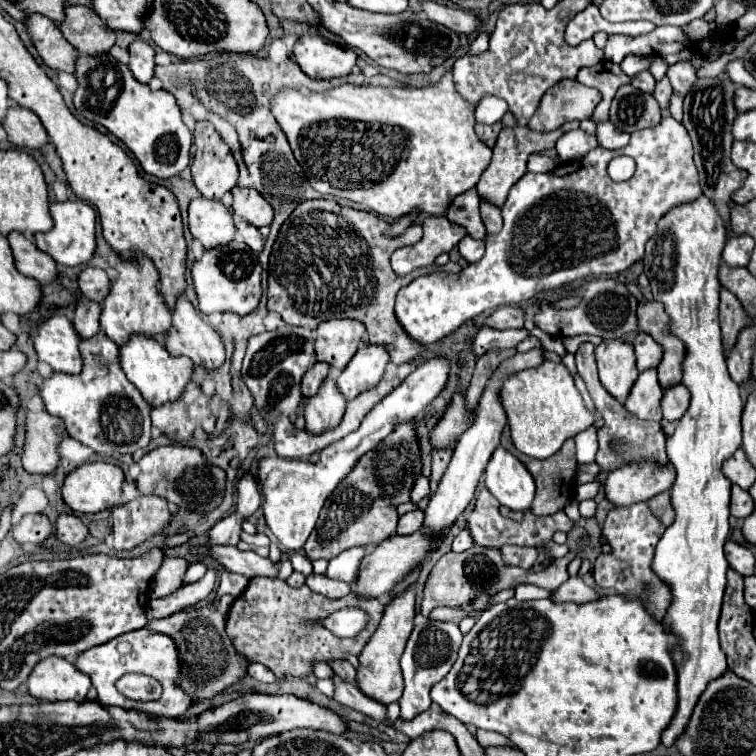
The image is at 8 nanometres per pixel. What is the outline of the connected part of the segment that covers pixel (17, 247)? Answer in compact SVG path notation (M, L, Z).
M12 232L8 234L8 242L14 252L14 264L24 276L38 280L40 284L50 284L58 278L58 264L54 264L54 260L46 256L32 238Z

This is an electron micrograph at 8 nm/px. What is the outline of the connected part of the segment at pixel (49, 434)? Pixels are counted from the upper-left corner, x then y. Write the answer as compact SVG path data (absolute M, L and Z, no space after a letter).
M28 412L26 426L28 426L28 434L22 454L24 470L40 476L56 472L60 464L60 454L58 454L60 440L68 438L62 420L50 416L48 412L40 412L40 414Z

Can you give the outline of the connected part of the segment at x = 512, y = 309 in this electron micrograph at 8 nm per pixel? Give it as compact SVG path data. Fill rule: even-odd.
M502 306L498 310L494 310L488 318L486 318L486 326L498 328L498 330L506 330L506 328L524 328L524 312L528 312L528 308L518 308L518 306Z

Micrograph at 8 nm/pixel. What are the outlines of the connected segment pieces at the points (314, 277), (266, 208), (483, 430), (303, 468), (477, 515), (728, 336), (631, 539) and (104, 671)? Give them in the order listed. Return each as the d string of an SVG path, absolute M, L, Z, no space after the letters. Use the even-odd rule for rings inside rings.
M306 200L296 206L290 218L282 224L278 238L270 254L268 272L268 310L278 312L286 324L308 326L314 330L320 322L332 318L352 318L366 326L372 344L380 344L388 350L394 364L400 364L400 348L416 348L416 344L402 332L394 316L396 292L414 280L414 272L408 276L398 276L390 268L392 252L402 244L412 244L422 238L422 226L412 224L400 236L390 236L390 222L382 220L374 212L354 210L350 206L340 206L334 200Z
M234 188L234 204L232 212L242 216L246 222L256 228L270 226L274 220L274 208L270 208L268 200L254 188Z
M534 348L530 352L518 352L514 358L508 358L504 360L498 370L494 372L494 376L488 380L486 384L486 390L482 394L482 400L480 404L476 406L476 420L474 424L462 434L462 438L458 440L454 452L452 452L452 460L450 460L450 466L446 468L440 484L438 484L438 490L436 494L430 498L430 504L428 508L424 510L426 512L426 520L424 520L424 526L430 528L432 532L442 532L446 528L450 528L456 518L464 512L464 508L470 504L474 492L476 492L476 486L478 486L478 480L480 476L484 474L484 468L492 456L492 452L498 448L500 444L500 434L506 426L506 414L504 414L504 408L498 400L498 392L500 392L500 386L502 386L502 380L514 372L520 372L520 370L526 370L526 368L534 368L534 366L540 366L544 362L544 348Z
M434 358L424 366L416 368L398 388L394 388L386 398L382 398L362 420L360 428L344 436L342 440L326 446L320 452L320 462L312 464L306 460L284 460L284 458L262 458L258 468L258 480L262 484L264 502L262 509L267 525L274 536L288 550L300 550L310 532L316 526L322 504L330 492L350 474L350 468L370 450L374 450L398 424L412 422L424 412L424 408L440 394L448 380L448 362L444 358Z
M484 488L478 498L476 498L476 508L468 518L468 528L474 536L474 544L478 546L488 546L488 548L502 548L504 544L516 544L516 546L540 546L542 542L550 540L552 534L556 530L569 532L574 526L574 522L564 514L564 512L556 512L551 516L532 516L532 512L528 510L522 518L522 522L516 522L512 518L504 518L500 514L500 504L498 500Z
M720 286L720 326L722 326L724 352L728 352L734 346L740 328L744 328L748 324L750 324L750 320L744 312L742 304L738 302L738 298L728 288Z
M646 502L628 506L628 508L612 508L604 520L602 526L602 536L610 544L612 552L600 554L594 562L594 580L600 588L612 590L624 596L648 596L648 608L654 616L664 618L670 602L672 602L672 592L670 586L664 584L664 580L658 580L652 570L652 560L654 560L654 550L658 540L664 534L662 522L650 512ZM648 586L650 592L642 592Z
M140 628L134 632L122 634L106 644L90 648L90 652L82 652L76 660L76 668L90 676L94 688L98 690L98 702L102 706L138 708L152 716L174 716L176 718L176 716L184 716L194 704L194 700L190 700L190 694L186 694L186 692L182 692L182 688L178 688L180 658L178 658L174 640L170 640L170 636L166 636L166 634L150 632L148 628ZM124 674L146 674L146 676L156 678L164 688L160 700L142 702L142 700L132 700L132 698L122 696L116 688L116 680L122 678Z

